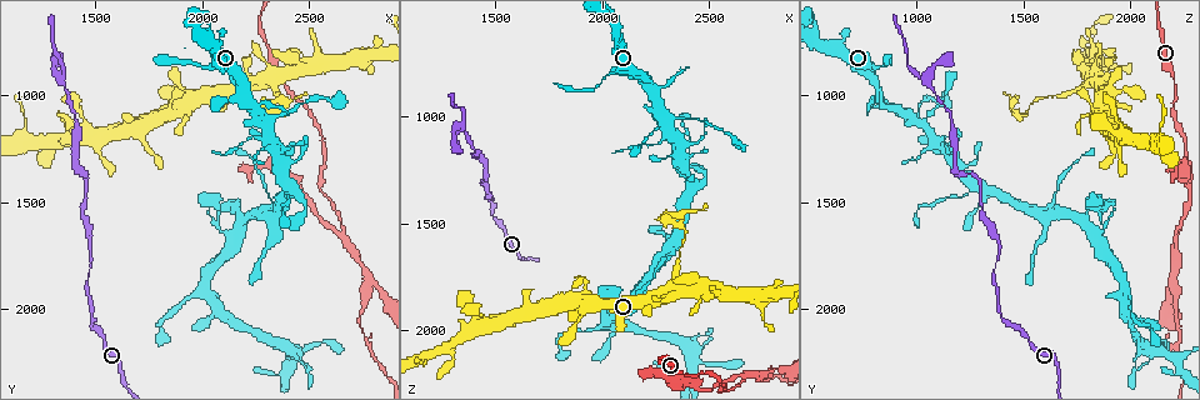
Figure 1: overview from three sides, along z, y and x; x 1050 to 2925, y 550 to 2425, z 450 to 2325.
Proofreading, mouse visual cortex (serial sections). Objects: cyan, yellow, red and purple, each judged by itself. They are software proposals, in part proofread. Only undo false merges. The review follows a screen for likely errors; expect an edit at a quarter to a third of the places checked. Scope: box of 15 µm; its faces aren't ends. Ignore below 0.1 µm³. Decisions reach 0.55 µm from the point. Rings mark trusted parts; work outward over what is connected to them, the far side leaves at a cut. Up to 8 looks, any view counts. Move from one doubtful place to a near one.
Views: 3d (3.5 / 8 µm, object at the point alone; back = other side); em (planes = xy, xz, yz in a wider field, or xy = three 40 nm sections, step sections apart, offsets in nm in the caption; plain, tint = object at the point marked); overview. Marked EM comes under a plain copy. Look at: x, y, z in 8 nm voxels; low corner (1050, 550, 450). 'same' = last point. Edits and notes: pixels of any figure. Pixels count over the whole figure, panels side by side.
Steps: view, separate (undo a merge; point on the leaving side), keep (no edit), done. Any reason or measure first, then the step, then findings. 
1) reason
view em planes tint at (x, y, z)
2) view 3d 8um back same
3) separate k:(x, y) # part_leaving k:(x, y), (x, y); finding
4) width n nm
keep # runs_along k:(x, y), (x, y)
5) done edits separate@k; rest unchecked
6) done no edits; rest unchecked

thin arm on a thick one
view 3d 3.5um at (2340, 940, 1800)

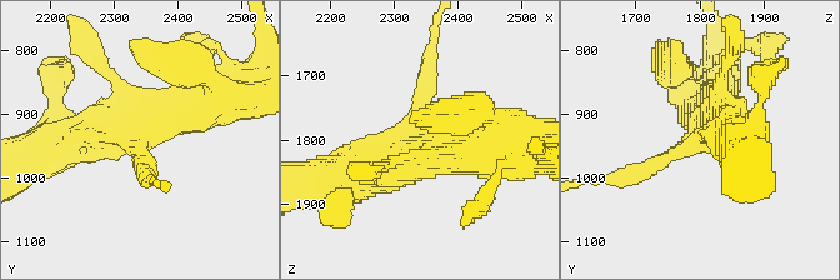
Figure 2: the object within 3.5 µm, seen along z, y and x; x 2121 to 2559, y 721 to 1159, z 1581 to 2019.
view em xy step 2 tint at (2340, 940, 1800)

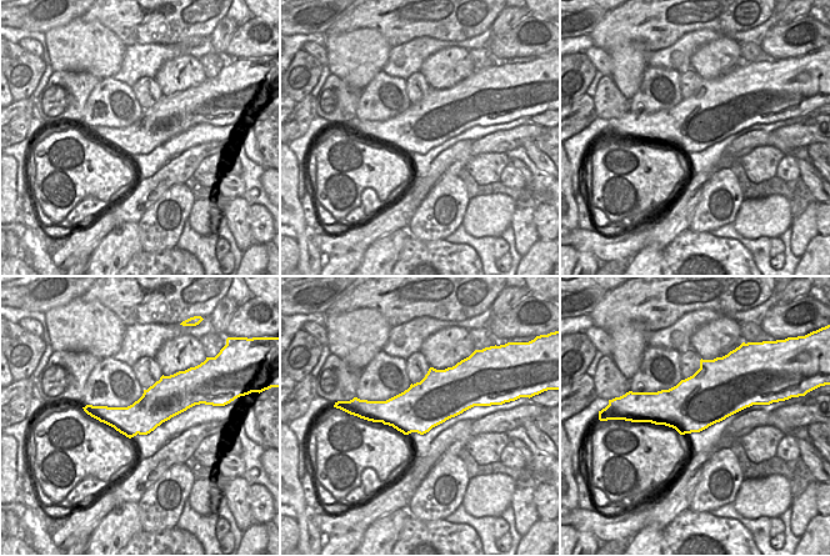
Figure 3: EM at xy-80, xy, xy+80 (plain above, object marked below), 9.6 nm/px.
width 460 nm
separate 2:(426, 79) # part_leaving 2:(675, 153), (644, 173), (593, 180); a second cell is stuck on

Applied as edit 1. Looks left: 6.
view overview

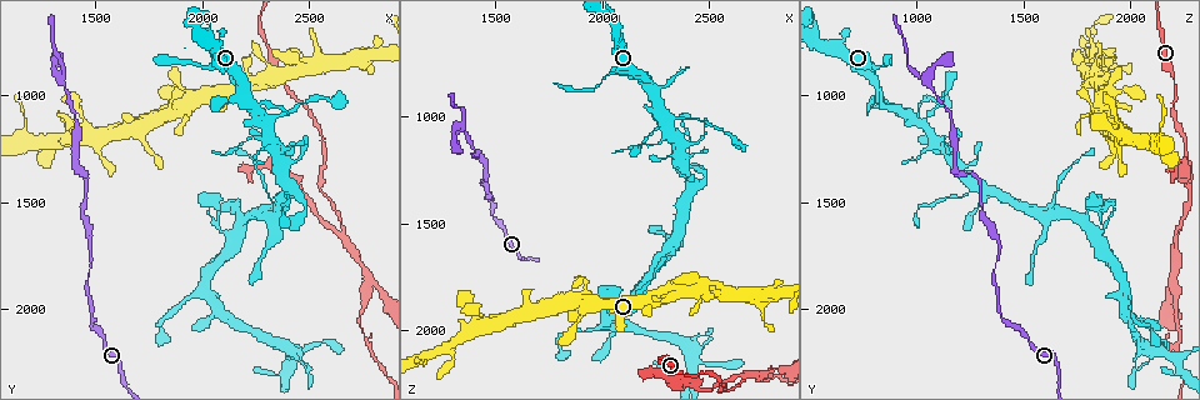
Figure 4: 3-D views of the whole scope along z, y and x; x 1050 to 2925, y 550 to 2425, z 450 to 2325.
sharp bend
view 3d 3.5um at (2070, 1630, 1870)

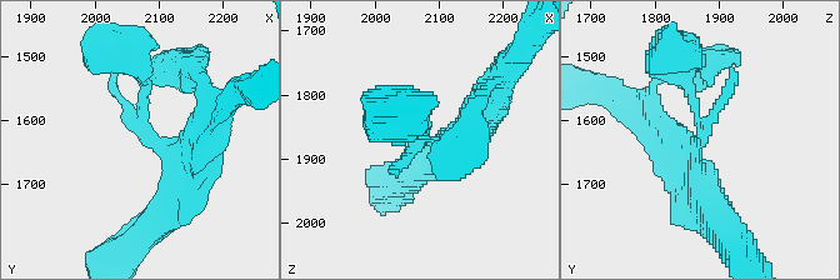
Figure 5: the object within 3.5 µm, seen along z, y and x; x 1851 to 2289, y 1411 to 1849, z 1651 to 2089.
view em xy step 3 tint at (2075, 1615, 1870)

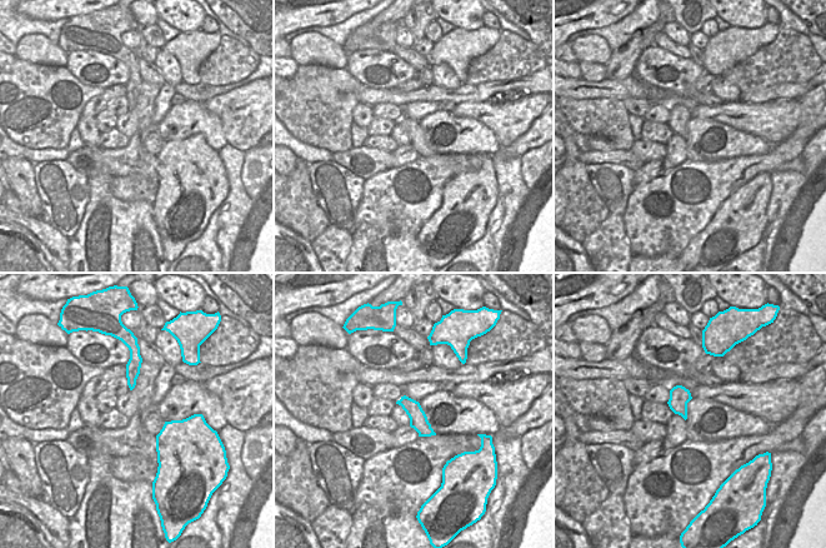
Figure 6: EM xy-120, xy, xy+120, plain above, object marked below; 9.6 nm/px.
view em xy step 1 tint same

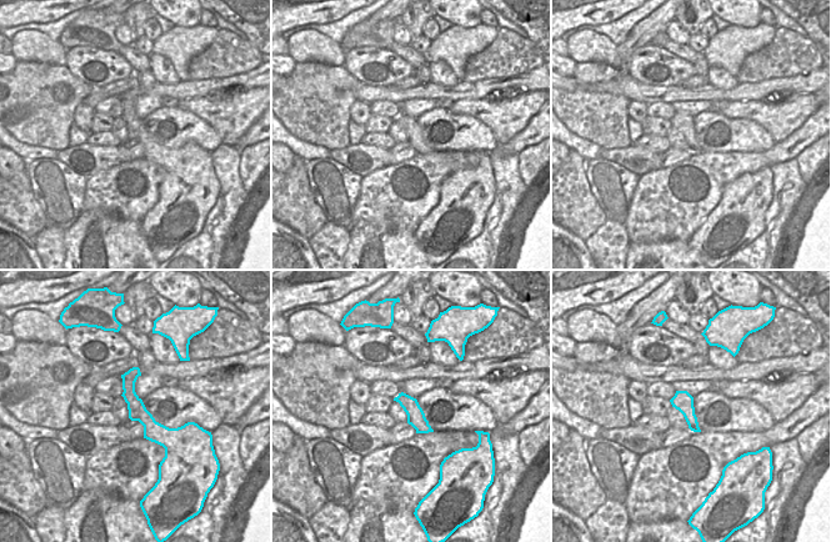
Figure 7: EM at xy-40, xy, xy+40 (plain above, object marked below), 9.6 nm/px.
keep # continuous, no second cell

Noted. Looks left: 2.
sharp bend
view 3d 3.5um at (2660, 1650, 2230)

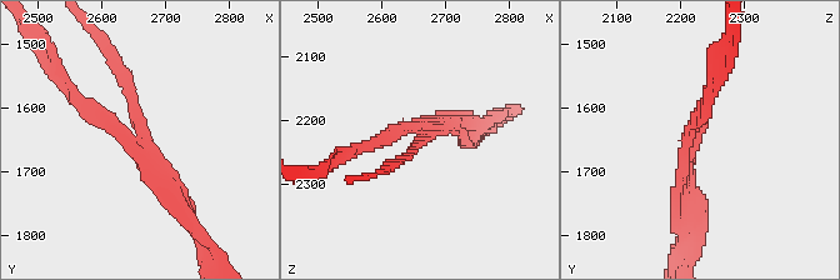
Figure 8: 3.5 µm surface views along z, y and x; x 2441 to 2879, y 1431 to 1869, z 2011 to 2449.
now the EM
view em planes tint at (2660, 1650, 2230)

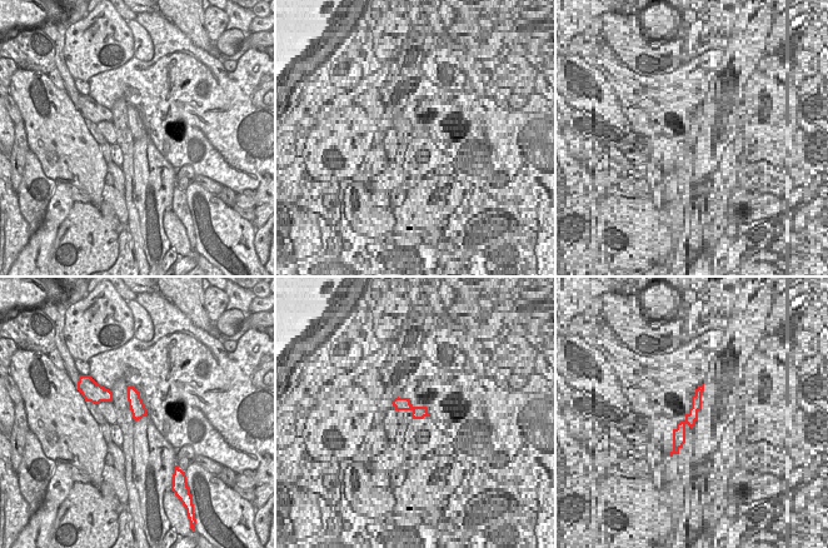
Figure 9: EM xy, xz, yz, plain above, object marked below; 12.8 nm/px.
arms 3; arm_widths 100, 200, 200 nm
separate 8:(99, 109) # part_leaving 8:(685, 159), (685, 248); two cells meet here

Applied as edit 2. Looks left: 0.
done edits separate@2, separate@8; rest unchecked

